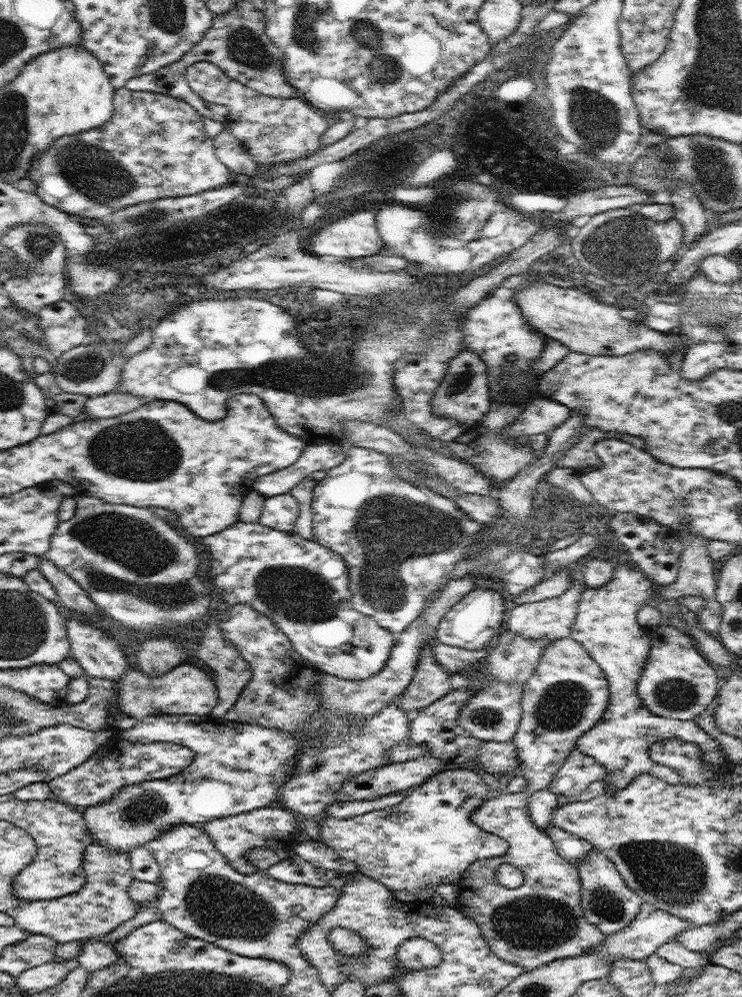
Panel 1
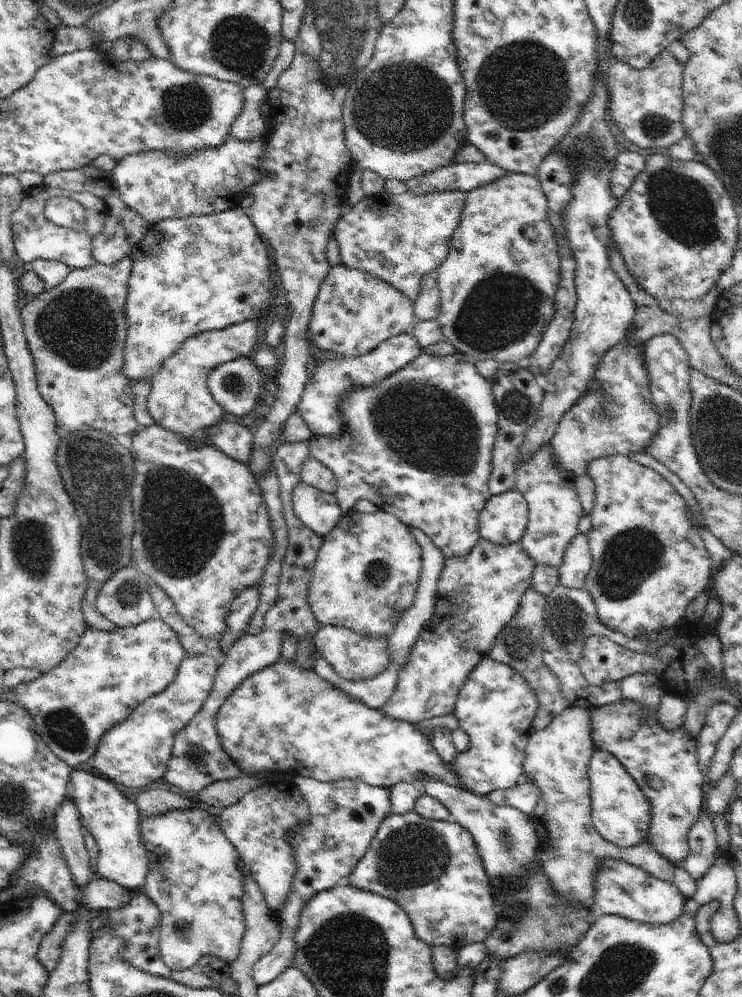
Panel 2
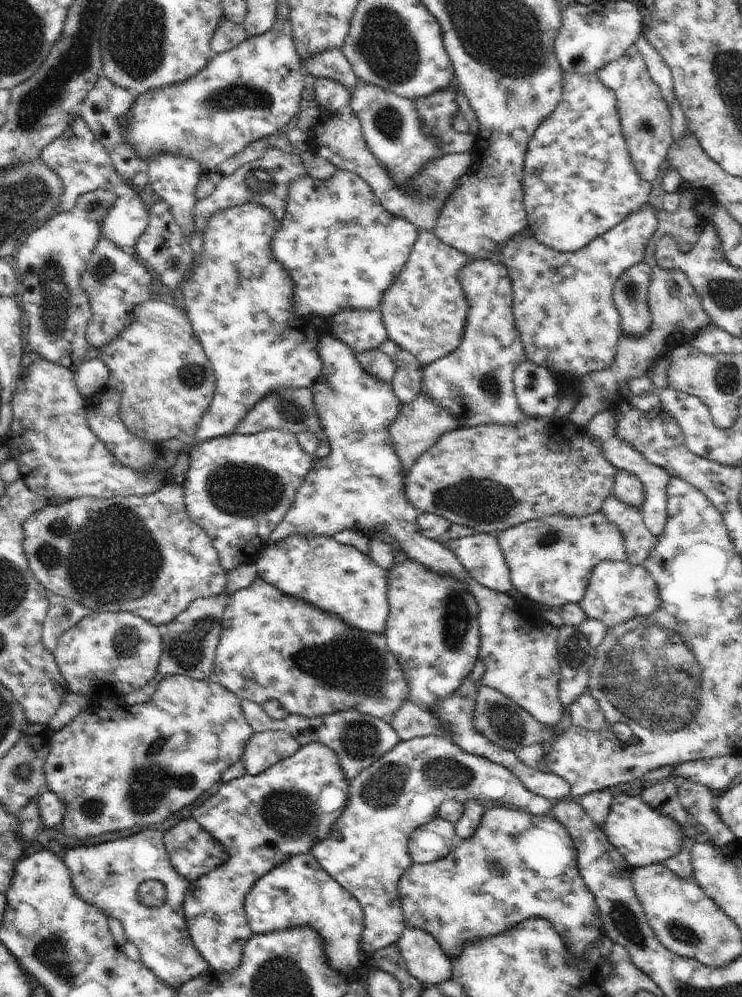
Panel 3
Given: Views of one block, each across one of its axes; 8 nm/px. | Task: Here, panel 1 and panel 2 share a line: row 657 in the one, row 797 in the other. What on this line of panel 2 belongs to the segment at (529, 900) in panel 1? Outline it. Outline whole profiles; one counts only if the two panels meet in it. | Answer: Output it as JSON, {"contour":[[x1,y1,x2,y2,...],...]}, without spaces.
{"contour":[[570,706,549,726,531,734,523,761,524,776,541,791,532,816,536,833,540,836,543,870,557,893,570,901,583,903,591,911,597,911,593,902,595,872,608,857,635,865,662,881,673,883,675,876,675,864,657,853,648,840,637,846,618,847,602,838,592,825,587,771,596,750,591,738,591,711]]}

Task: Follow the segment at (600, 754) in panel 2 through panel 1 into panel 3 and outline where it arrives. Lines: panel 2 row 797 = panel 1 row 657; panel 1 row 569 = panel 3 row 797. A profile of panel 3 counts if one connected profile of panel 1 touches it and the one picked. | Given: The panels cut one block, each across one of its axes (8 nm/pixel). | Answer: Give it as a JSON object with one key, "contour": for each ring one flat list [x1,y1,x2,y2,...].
{"contour":[[620,794,613,798,602,832,632,868,671,862,682,850,682,842,686,836,682,832,682,825,676,820,648,806,648,802,644,802,640,795,627,794]]}

